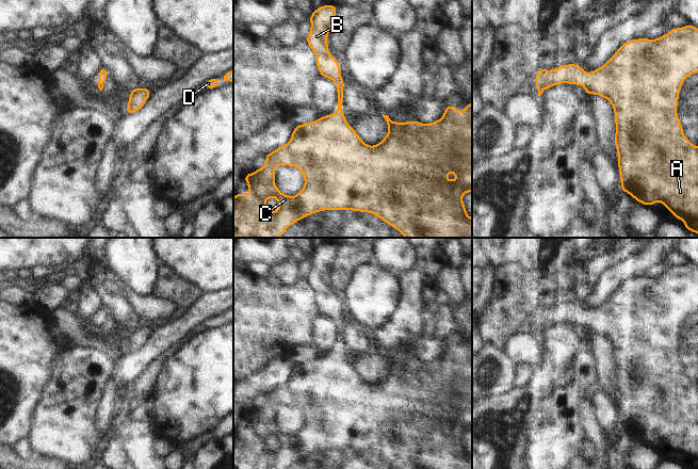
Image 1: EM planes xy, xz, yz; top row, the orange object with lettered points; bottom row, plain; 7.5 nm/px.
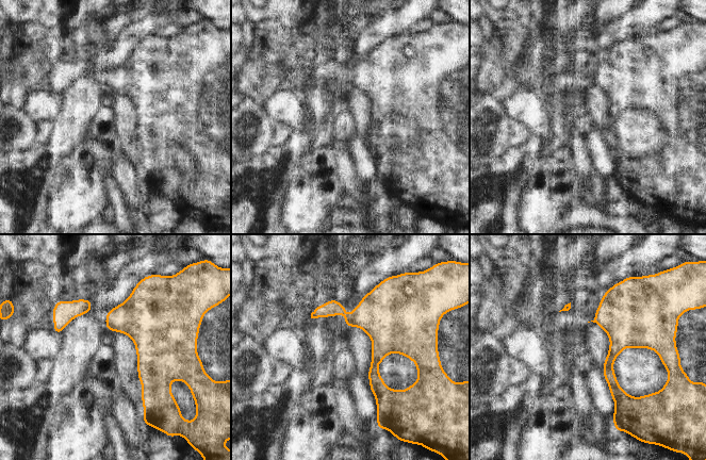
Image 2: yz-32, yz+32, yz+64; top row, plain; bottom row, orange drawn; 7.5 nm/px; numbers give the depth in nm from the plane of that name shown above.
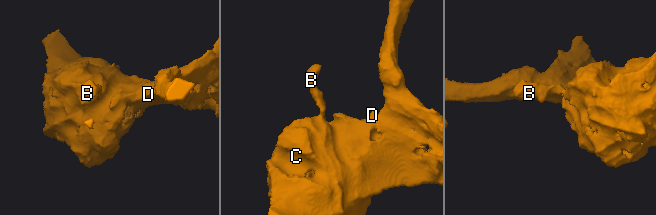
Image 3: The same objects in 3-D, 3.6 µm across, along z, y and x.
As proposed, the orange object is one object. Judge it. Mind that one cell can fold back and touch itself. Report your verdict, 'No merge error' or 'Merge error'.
No merge error

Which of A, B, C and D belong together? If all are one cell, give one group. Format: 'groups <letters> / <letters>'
groups A B C D

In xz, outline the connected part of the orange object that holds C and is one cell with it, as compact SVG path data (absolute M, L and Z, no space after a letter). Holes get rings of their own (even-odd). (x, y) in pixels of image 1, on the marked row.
M321 5L308 17L311 29L306 37L308 47L316 56L315 65L322 77L335 82L338 111L322 115L319 119L295 125L291 140L283 146L264 155L266 163L251 174L245 174L249 193L246 196L238 192L233 197L233 238L280 238L289 226L310 214L325 210L352 210L368 212L400 231L405 238L472 238L472 219L466 211L462 195L472 192L472 102L466 103L465 111L458 112L455 106L448 104L443 116L433 123L418 120L393 122L383 115L389 131L382 142L374 146L367 145L359 134L348 125L343 112L344 82L340 75L341 64L331 58L327 36L336 19L338 5ZM277 165L291 165L302 171L305 184L296 196L282 194L275 184ZM275 197L279 208L271 212L265 200Z

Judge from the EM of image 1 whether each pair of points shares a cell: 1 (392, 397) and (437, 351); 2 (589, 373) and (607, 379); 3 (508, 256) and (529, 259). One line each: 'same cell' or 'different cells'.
1: different cells
2: different cells
3: same cell

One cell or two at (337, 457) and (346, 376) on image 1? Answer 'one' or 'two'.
one

